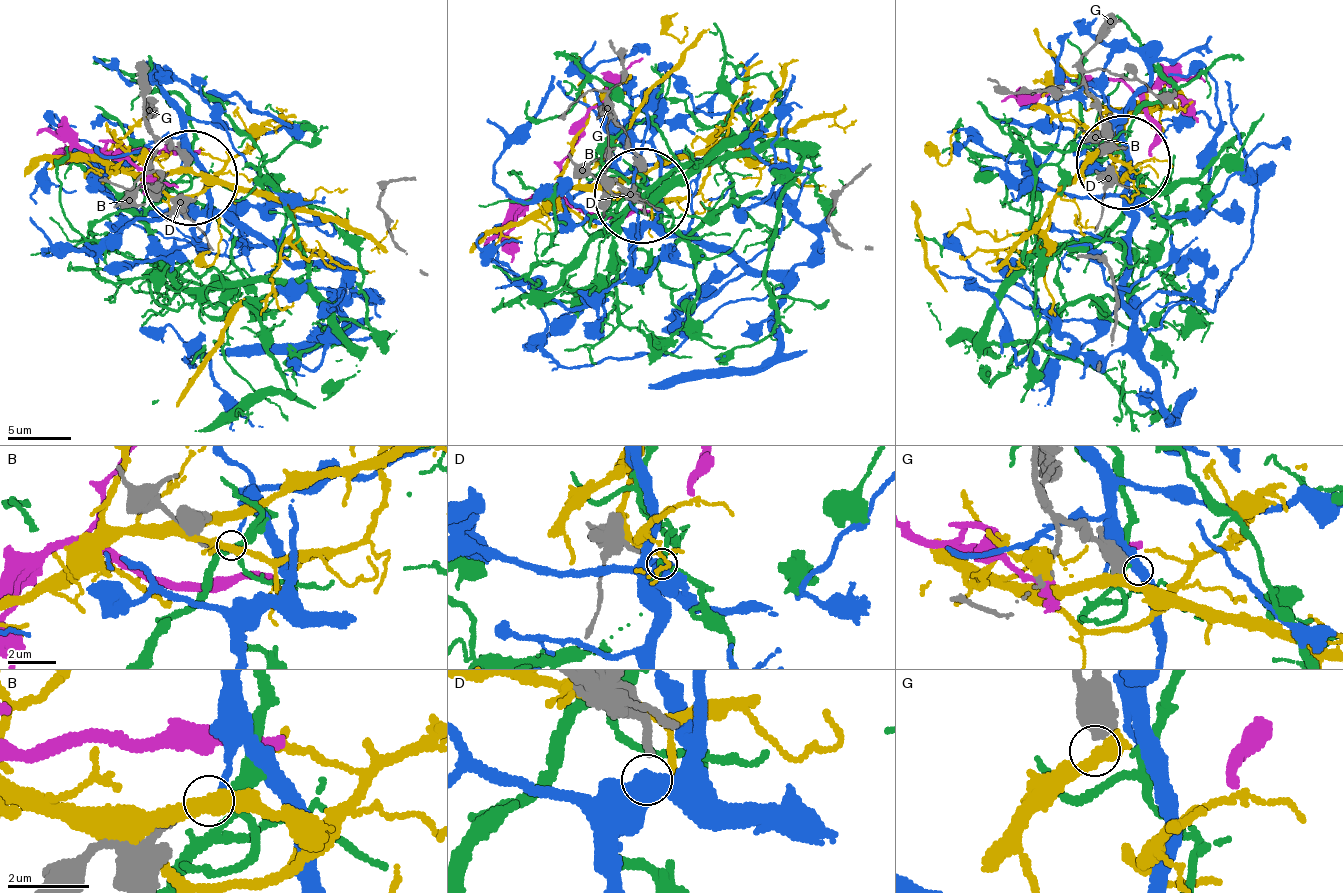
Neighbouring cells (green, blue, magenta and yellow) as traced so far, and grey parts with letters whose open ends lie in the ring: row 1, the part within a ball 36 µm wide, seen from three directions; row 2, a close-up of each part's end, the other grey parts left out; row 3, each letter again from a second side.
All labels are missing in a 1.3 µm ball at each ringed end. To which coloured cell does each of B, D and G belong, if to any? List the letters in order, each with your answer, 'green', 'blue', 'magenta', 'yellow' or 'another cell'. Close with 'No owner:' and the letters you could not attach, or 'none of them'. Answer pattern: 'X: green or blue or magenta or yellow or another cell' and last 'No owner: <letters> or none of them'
B: another cell
D: green
G: another cell
No owner: B, G

